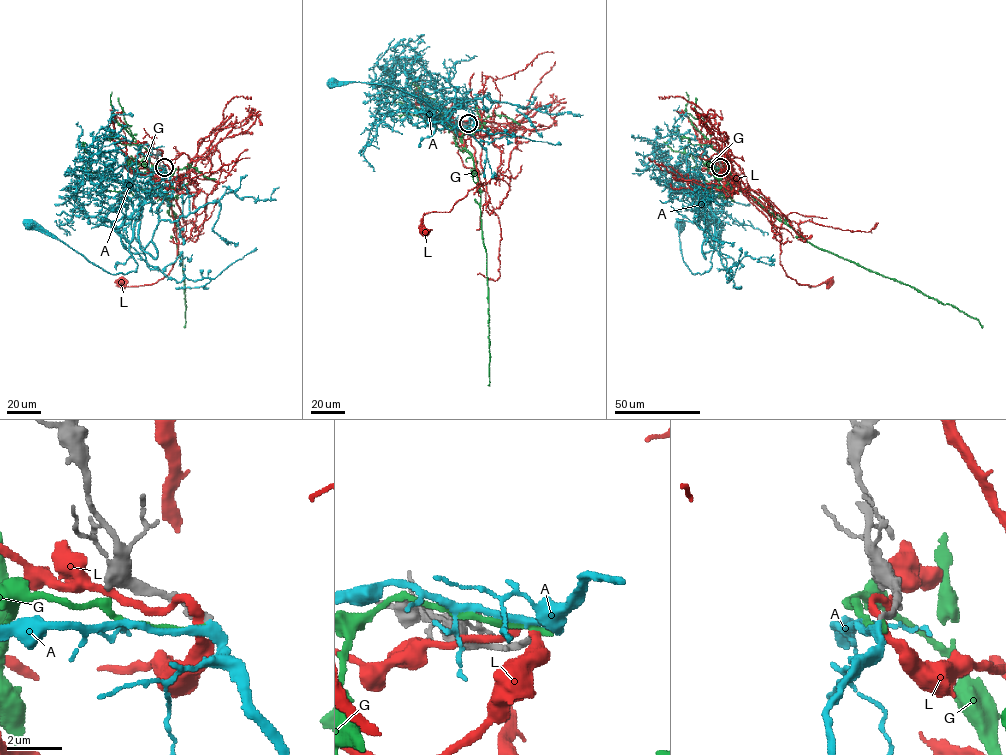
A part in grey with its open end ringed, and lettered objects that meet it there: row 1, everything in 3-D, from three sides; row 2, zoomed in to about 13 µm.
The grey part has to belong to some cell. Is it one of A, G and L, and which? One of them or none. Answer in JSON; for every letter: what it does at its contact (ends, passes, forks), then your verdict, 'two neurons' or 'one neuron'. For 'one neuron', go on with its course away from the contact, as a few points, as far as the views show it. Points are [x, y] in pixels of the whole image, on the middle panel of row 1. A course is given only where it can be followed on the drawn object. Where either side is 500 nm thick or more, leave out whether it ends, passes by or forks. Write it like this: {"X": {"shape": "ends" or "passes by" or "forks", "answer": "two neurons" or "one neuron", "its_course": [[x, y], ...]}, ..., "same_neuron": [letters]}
{"A": {"shape": "passes by", "answer": "one neuron", "its_course": [[468, 123], [474, 114], [459, 102], [421, 111], [433, 117], [441, 115], [438, 108], [393, 87], [334, 84]]}, "G": {"shape": "ends", "answer": "two neurons"}, "L": {"shape": "passes by", "answer": "two neurons"}, "same_neuron": ["A"]}

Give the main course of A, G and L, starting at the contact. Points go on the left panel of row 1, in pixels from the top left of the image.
A: (164, 167), (170, 185), (151, 195), (117, 230), (129, 243), (137, 264), (135, 271), (111, 274), (30, 224)
G: (164, 167), (152, 166), (151, 173), (169, 200), (176, 227), (178, 253), (182, 262), (184, 327)
L: (164, 167), (148, 161), (149, 146), (162, 152), (175, 180), (166, 189), (176, 262), (152, 285), (121, 282)

